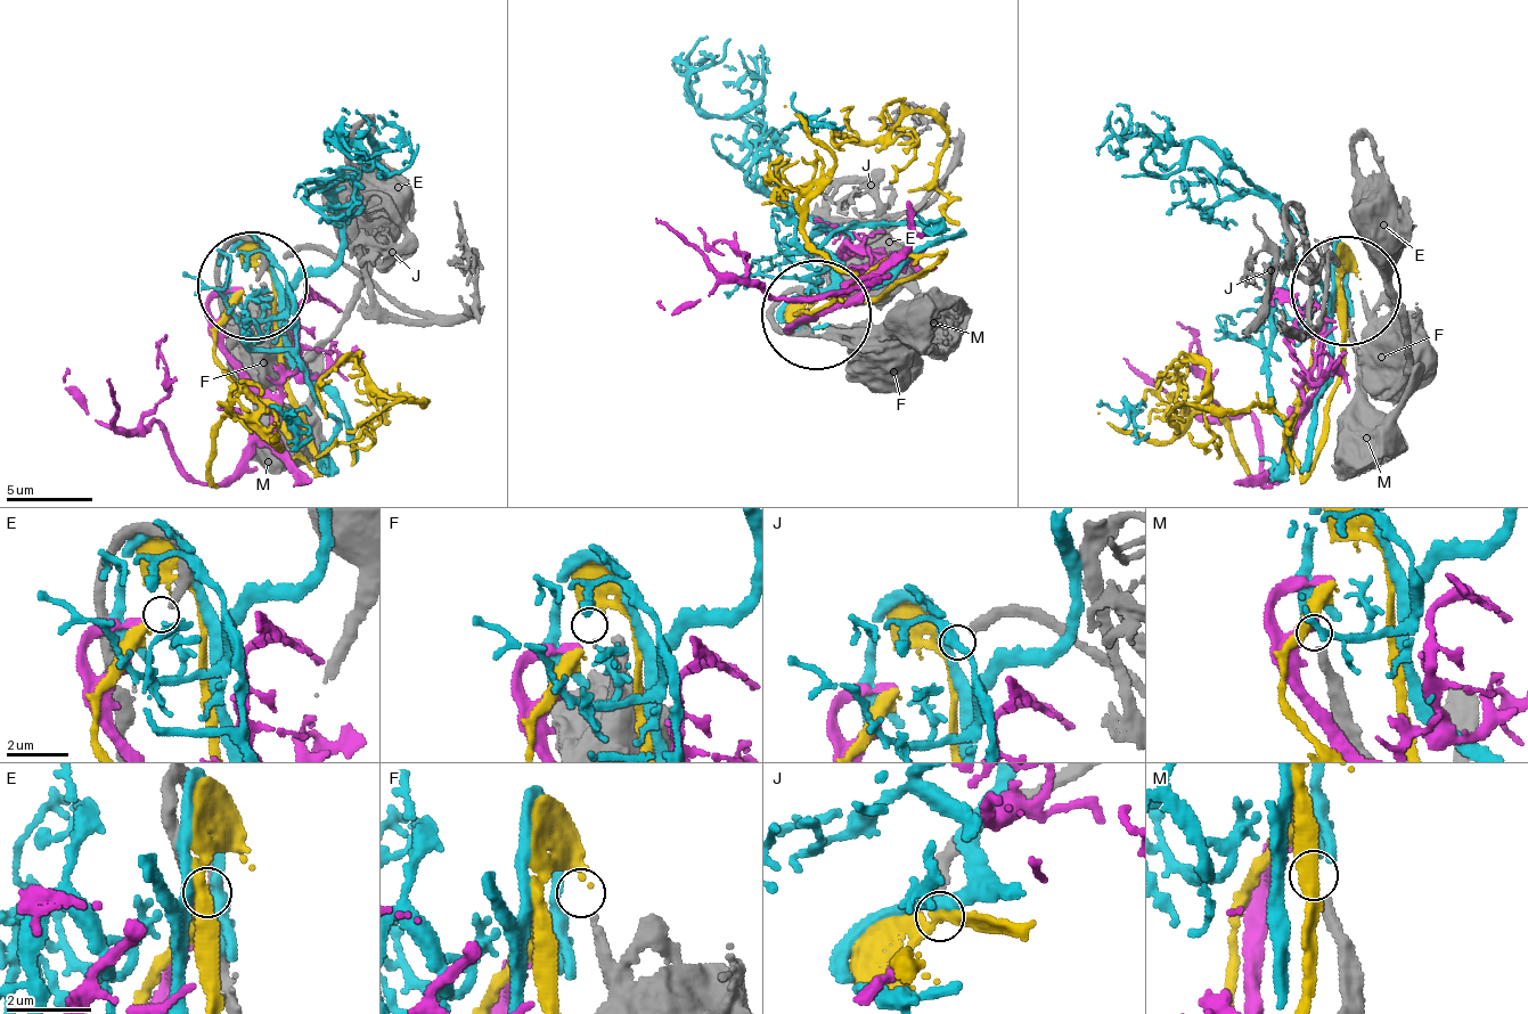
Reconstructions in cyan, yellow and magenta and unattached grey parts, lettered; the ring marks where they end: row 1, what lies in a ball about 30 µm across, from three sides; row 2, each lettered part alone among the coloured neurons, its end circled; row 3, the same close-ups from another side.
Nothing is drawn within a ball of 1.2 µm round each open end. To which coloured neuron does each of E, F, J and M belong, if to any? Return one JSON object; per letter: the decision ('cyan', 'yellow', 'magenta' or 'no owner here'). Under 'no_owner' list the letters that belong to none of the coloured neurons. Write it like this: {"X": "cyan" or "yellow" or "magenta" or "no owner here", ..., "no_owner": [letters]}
{"E": "magenta", "F": "yellow", "J": "no owner here", "M": "cyan", "no_owner": ["J"]}

